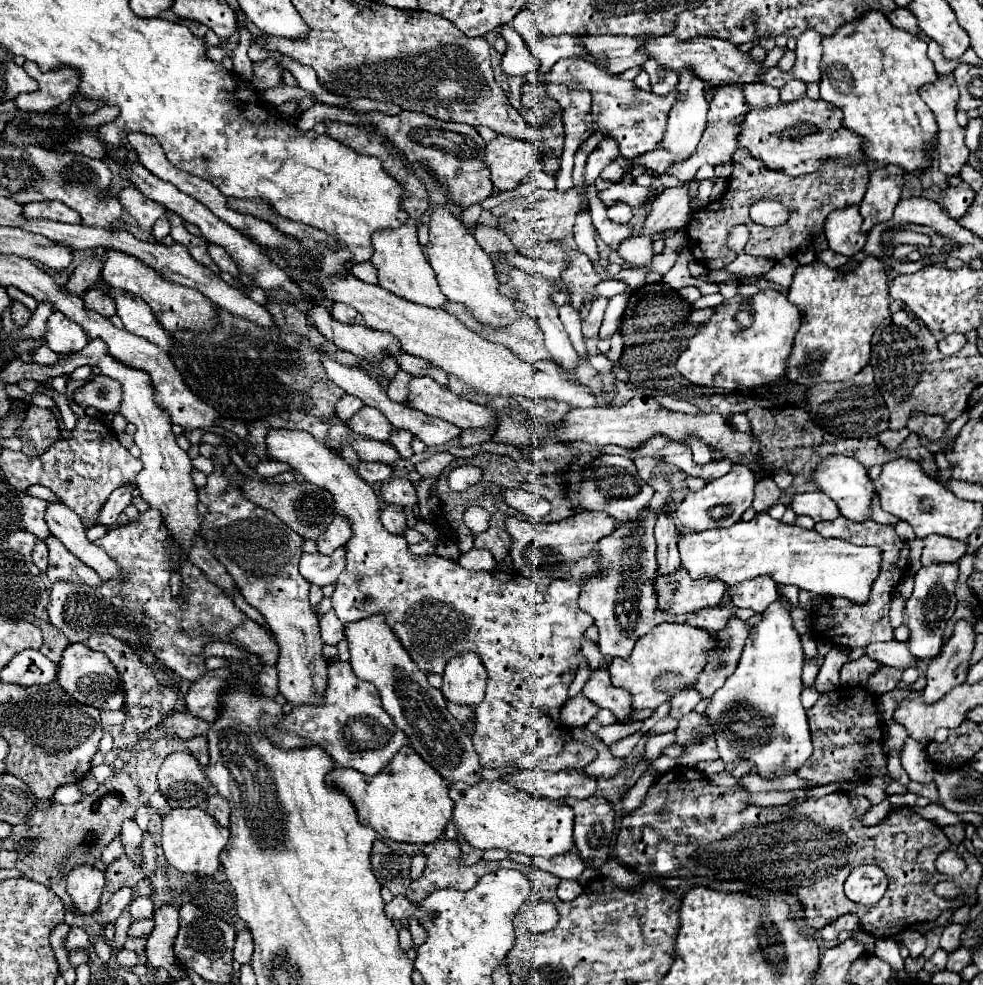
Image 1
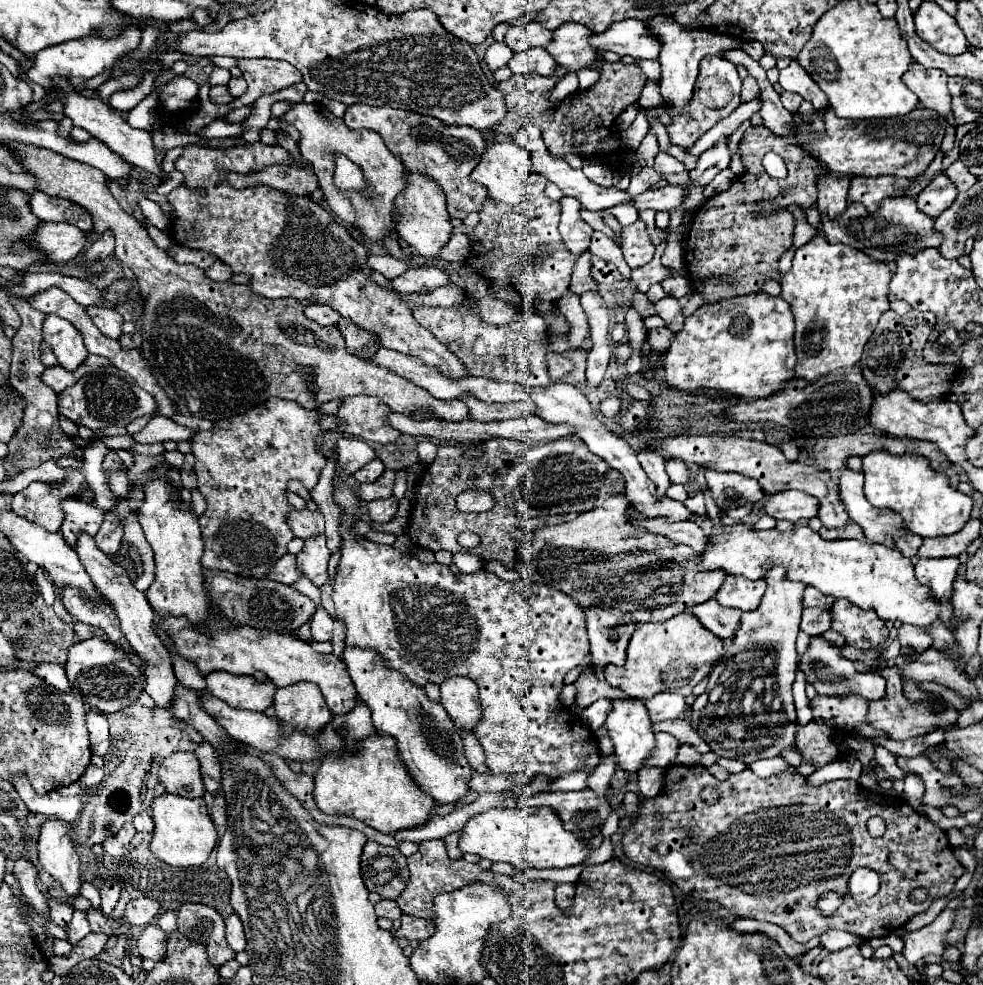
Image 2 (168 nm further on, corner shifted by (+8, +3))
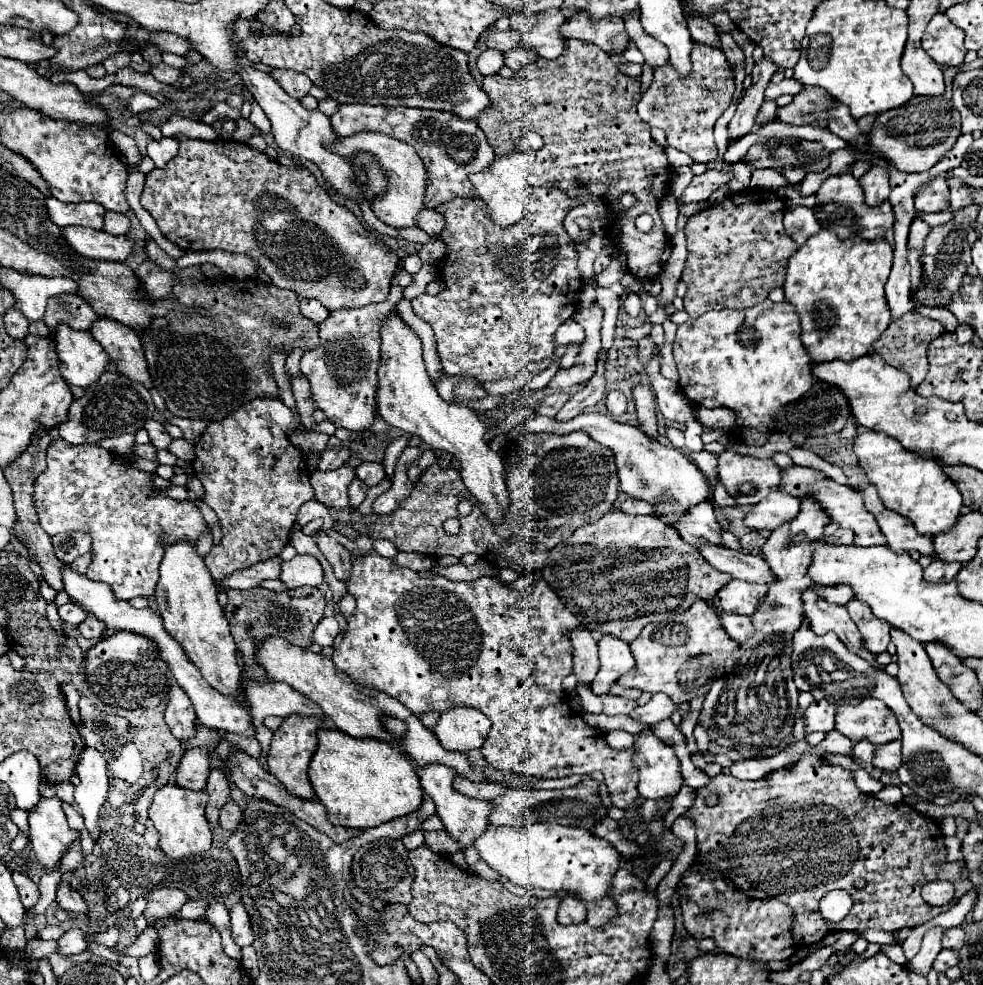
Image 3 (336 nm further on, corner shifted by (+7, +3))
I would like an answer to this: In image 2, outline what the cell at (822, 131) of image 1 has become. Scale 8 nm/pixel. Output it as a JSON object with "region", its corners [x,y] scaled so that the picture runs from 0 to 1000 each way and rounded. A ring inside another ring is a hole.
{"region":[[[938,107],[914,121],[855,121],[844,111],[832,117],[840,125],[840,137],[830,137],[818,125],[812,125],[808,141],[846,176],[855,178],[911,178],[928,182],[950,163],[964,129],[962,121]]]}

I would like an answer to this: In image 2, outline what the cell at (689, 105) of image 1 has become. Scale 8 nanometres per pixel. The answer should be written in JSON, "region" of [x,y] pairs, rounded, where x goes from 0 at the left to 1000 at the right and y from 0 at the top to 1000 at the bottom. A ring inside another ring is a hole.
{"region":[[[665,15],[661,21],[657,21],[657,27],[661,31],[663,38],[669,40],[671,44],[671,66],[673,66],[673,76],[671,76],[671,90],[673,90],[673,98],[678,103],[680,109],[684,111],[694,111],[698,109],[698,105],[702,105],[702,96],[710,78],[710,64],[716,56],[732,56],[739,50],[753,50],[755,42],[747,40],[747,38],[739,38],[739,36],[730,36],[724,34],[718,27],[694,27],[690,25],[686,19],[682,19],[680,15]]]}

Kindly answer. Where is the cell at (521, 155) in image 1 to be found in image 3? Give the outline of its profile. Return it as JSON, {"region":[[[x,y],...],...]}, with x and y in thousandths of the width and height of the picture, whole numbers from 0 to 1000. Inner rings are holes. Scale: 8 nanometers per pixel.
{"region":[[[524,153],[520,157],[504,159],[504,163],[497,170],[493,170],[491,174],[477,180],[485,198],[495,206],[497,218],[504,226],[520,228],[520,226],[526,226],[528,222],[532,222],[532,218],[536,216],[536,200],[540,194],[538,178],[542,176],[542,165],[544,165],[542,157],[538,157],[534,153]]]}

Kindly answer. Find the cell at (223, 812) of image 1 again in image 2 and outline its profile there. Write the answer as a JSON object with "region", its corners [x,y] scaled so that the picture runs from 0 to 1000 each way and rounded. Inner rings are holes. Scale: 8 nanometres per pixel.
{"region":[[[222,805],[218,809],[218,817],[214,821],[214,829],[216,834],[222,838],[222,840],[228,840],[230,838],[230,811],[226,805]]]}

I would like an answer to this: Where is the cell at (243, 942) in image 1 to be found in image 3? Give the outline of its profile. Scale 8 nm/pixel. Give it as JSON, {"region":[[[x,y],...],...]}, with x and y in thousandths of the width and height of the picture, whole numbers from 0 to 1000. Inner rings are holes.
{"region":[[[241,917],[235,923],[235,949],[243,961],[255,959],[257,957],[257,945],[255,945],[255,935],[253,929],[249,927],[249,921]]]}

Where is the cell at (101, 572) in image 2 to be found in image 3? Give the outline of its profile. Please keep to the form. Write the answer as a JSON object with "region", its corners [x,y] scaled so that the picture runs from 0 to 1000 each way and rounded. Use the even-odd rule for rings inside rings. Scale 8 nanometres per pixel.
{"region":[[[174,693],[168,706],[168,734],[176,742],[178,748],[190,750],[196,746],[200,730],[198,730],[198,720],[194,718],[194,712],[190,710],[188,702],[180,695]]]}

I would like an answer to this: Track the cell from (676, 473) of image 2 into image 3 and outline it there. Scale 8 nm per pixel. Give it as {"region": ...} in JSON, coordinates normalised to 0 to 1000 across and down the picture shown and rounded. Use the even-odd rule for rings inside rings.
{"region":[[[591,419],[579,427],[567,427],[565,423],[556,425],[552,421],[540,421],[534,429],[526,431],[522,438],[540,438],[540,440],[563,440],[563,442],[579,442],[583,438],[595,438],[611,452],[617,452],[628,462],[628,476],[632,486],[632,496],[638,505],[660,509],[668,515],[666,523],[674,523],[677,531],[685,531],[691,523],[695,523],[701,515],[719,509],[723,505],[717,482],[687,454],[677,454],[666,450],[654,442],[648,434],[634,431],[626,427],[622,421],[613,419]],[[689,523],[689,525],[687,525]]]}

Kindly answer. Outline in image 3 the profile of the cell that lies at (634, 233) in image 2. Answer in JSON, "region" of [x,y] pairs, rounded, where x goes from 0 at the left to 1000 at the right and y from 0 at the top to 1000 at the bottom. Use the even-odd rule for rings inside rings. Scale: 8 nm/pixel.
{"region":[[[579,40],[575,50],[575,56],[563,62],[548,58],[520,80],[510,76],[491,78],[491,92],[499,98],[502,109],[491,113],[485,125],[504,157],[522,155],[528,139],[546,133],[554,143],[552,151],[546,153],[546,178],[552,182],[548,188],[567,188],[577,198],[583,198],[587,188],[593,188],[601,198],[615,204],[615,220],[622,224],[620,239],[638,257],[640,277],[656,283],[660,281],[660,269],[677,269],[683,257],[683,247],[668,218],[668,206],[674,202],[683,182],[677,153],[662,141],[658,125],[648,119],[650,80],[630,74],[624,58],[603,44]],[[636,194],[648,200],[648,208],[636,212],[624,206]],[[632,214],[636,214],[636,222],[626,222]],[[652,216],[666,220],[660,237],[646,232],[646,222]]]}

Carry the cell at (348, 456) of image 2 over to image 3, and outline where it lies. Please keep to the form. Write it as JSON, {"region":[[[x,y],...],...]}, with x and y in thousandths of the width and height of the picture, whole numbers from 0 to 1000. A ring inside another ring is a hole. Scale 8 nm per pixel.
{"region":[[[353,472],[339,478],[318,478],[316,492],[320,494],[320,507],[335,517],[349,517],[355,513],[353,494],[361,486],[361,474]]]}

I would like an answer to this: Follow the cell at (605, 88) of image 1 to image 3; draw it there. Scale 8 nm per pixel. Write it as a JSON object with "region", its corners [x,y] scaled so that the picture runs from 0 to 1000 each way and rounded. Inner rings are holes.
{"region":[[[526,48],[526,50],[520,50],[514,54],[514,66],[520,68],[522,72],[528,72],[534,66],[544,64],[544,60],[548,60],[548,56],[544,56],[544,52],[540,52],[540,48],[536,52],[532,52],[532,48]]]}

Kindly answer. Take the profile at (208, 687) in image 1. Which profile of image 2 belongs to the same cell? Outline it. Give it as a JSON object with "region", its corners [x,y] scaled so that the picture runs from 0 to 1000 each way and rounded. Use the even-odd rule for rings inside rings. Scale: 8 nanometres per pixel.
{"region":[[[216,681],[210,685],[210,704],[216,704],[218,708],[230,712],[234,718],[267,724],[279,714],[281,695],[277,691],[264,693],[256,685]]]}

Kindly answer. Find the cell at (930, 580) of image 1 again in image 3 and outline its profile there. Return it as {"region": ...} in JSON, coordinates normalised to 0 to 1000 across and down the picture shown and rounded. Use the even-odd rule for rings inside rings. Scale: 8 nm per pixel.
{"region":[[[951,568],[945,576],[939,578],[939,588],[945,592],[961,592],[961,590],[969,590],[972,584],[976,582],[978,572],[961,572]]]}

